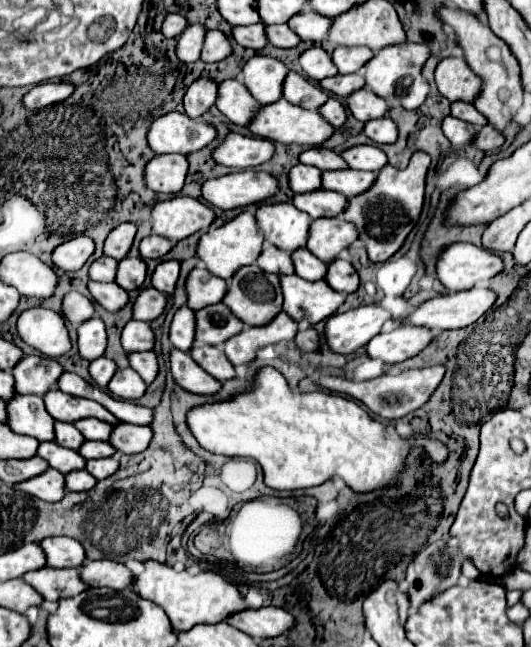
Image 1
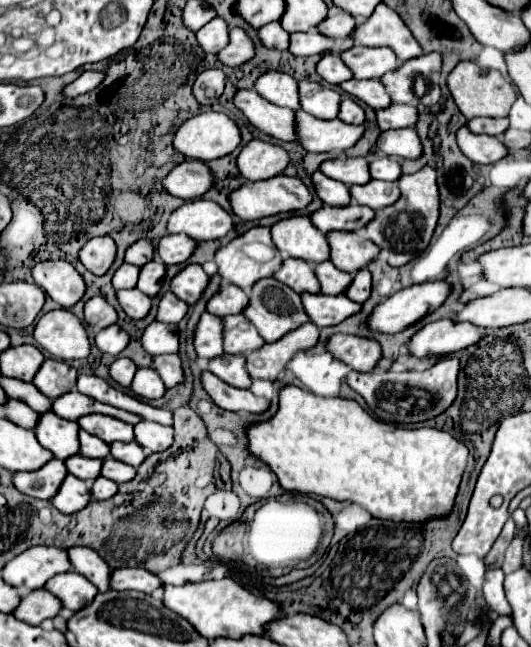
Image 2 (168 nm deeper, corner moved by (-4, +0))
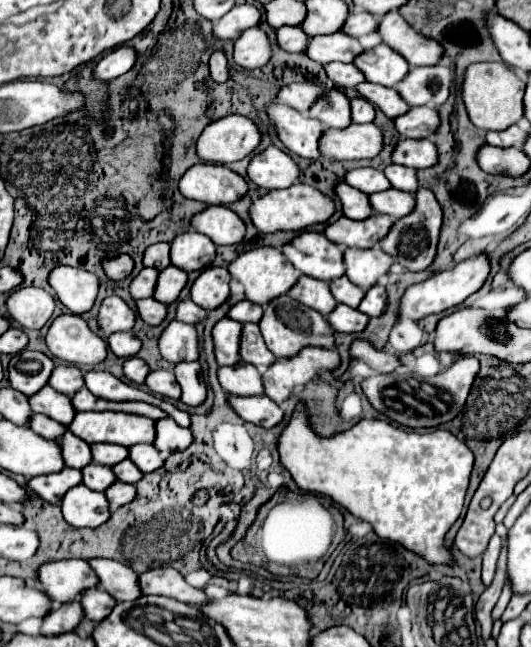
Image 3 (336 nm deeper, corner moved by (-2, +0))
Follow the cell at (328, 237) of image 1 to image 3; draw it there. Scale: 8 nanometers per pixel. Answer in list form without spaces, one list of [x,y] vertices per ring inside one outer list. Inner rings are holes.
[[[346,247],[344,263],[346,263],[348,279],[366,291],[378,281],[380,275],[388,273],[394,259],[386,255],[380,247],[370,247],[370,249]]]

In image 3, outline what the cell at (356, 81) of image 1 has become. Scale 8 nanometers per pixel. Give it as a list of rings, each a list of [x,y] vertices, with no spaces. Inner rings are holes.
[[[364,81],[364,83],[360,83],[360,85],[356,87],[356,91],[358,91],[366,101],[370,101],[370,103],[376,105],[376,107],[380,107],[382,113],[384,113],[386,117],[390,117],[390,119],[394,119],[394,117],[398,117],[398,115],[402,115],[402,113],[406,113],[406,111],[410,109],[408,103],[406,103],[392,87],[378,87],[376,83]]]

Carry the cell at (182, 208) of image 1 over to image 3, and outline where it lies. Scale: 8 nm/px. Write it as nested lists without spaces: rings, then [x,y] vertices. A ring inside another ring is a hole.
[[[210,205],[192,215],[190,227],[212,239],[214,245],[234,245],[244,237],[242,219],[226,205]]]

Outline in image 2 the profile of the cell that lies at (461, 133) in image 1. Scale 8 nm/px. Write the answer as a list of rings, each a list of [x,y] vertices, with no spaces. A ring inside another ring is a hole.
[[[462,127],[458,131],[458,145],[462,149],[462,153],[480,165],[488,165],[488,163],[496,163],[500,159],[504,159],[510,151],[508,147],[504,147],[500,137],[490,137],[490,135],[474,135],[468,127]]]

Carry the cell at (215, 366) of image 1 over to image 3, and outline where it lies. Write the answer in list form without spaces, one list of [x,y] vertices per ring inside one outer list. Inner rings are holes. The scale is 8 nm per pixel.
[[[240,361],[234,367],[230,367],[230,365],[220,367],[218,369],[218,381],[220,381],[222,389],[228,391],[230,395],[248,397],[248,395],[262,395],[264,393],[260,373],[250,363]]]

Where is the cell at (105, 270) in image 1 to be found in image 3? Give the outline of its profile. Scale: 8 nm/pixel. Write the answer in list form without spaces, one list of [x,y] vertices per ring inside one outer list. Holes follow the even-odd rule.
[[[144,267],[130,283],[130,295],[134,299],[144,299],[144,297],[152,297],[154,285],[156,285],[156,277],[158,271],[154,267]]]

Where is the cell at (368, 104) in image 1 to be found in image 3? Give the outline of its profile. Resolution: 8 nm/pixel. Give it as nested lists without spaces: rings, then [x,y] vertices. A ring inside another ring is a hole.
[[[410,107],[406,115],[398,115],[394,119],[394,127],[402,137],[406,139],[424,139],[424,137],[434,137],[436,127],[438,127],[438,113],[432,107]]]

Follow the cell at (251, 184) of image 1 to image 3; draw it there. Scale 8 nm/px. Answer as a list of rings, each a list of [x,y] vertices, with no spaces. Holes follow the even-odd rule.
[[[300,181],[290,185],[288,189],[272,189],[266,195],[252,199],[252,205],[250,205],[250,221],[262,233],[272,233],[272,231],[282,231],[282,229],[302,231],[314,223],[326,221],[332,213],[334,213],[334,201],[324,197],[314,187],[304,185]]]

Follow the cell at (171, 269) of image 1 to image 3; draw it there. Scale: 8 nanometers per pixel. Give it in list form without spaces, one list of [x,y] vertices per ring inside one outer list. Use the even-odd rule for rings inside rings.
[[[206,267],[190,287],[190,297],[198,307],[206,311],[216,309],[226,301],[230,289],[230,273],[224,267]]]

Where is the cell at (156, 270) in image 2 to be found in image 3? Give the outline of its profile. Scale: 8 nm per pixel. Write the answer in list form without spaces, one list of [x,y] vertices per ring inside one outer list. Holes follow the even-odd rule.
[[[174,265],[166,267],[164,271],[158,273],[158,283],[154,287],[154,295],[152,297],[156,301],[160,301],[160,303],[172,303],[172,301],[176,301],[178,293],[186,285],[186,279],[188,279],[186,271],[178,269]]]

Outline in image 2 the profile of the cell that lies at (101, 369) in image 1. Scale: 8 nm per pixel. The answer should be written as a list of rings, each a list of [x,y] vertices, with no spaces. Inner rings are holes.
[[[116,359],[110,367],[110,375],[120,387],[130,387],[136,371],[138,371],[138,367],[132,359]]]

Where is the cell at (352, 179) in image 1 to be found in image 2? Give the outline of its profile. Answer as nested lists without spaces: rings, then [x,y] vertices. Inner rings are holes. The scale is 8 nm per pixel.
[[[372,181],[364,187],[352,187],[352,199],[358,205],[366,205],[370,209],[384,209],[400,199],[400,189],[398,183],[388,183],[388,181]]]

